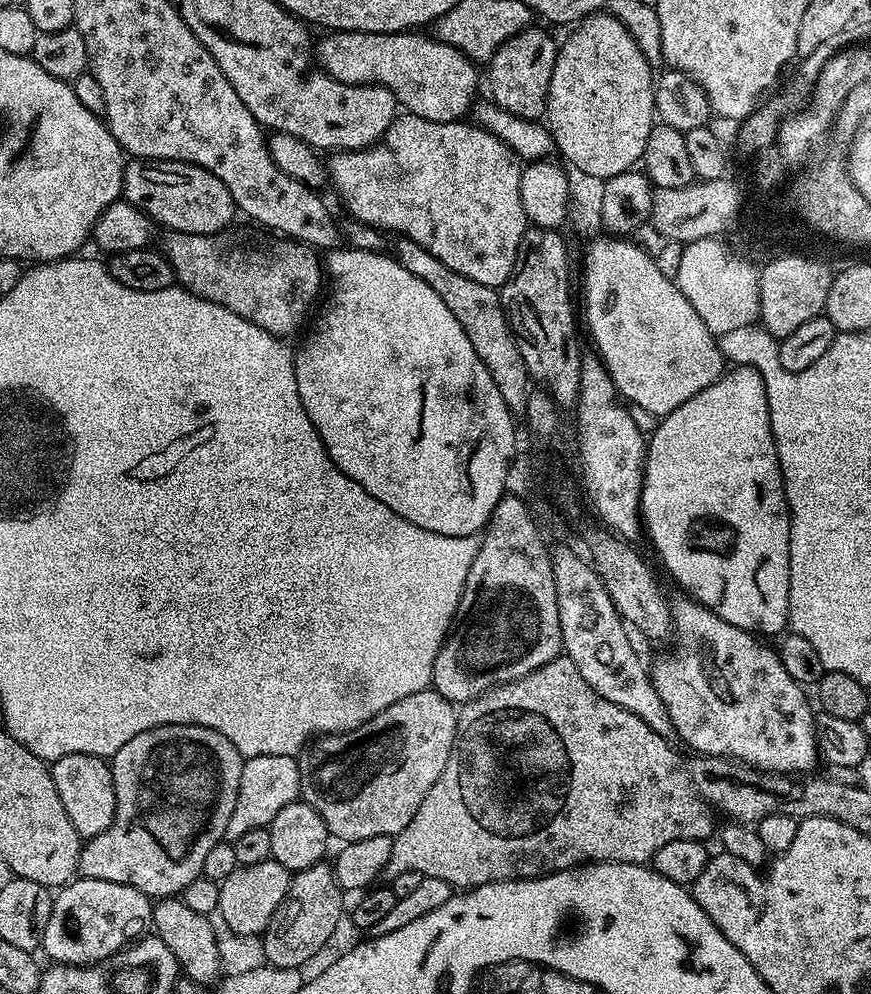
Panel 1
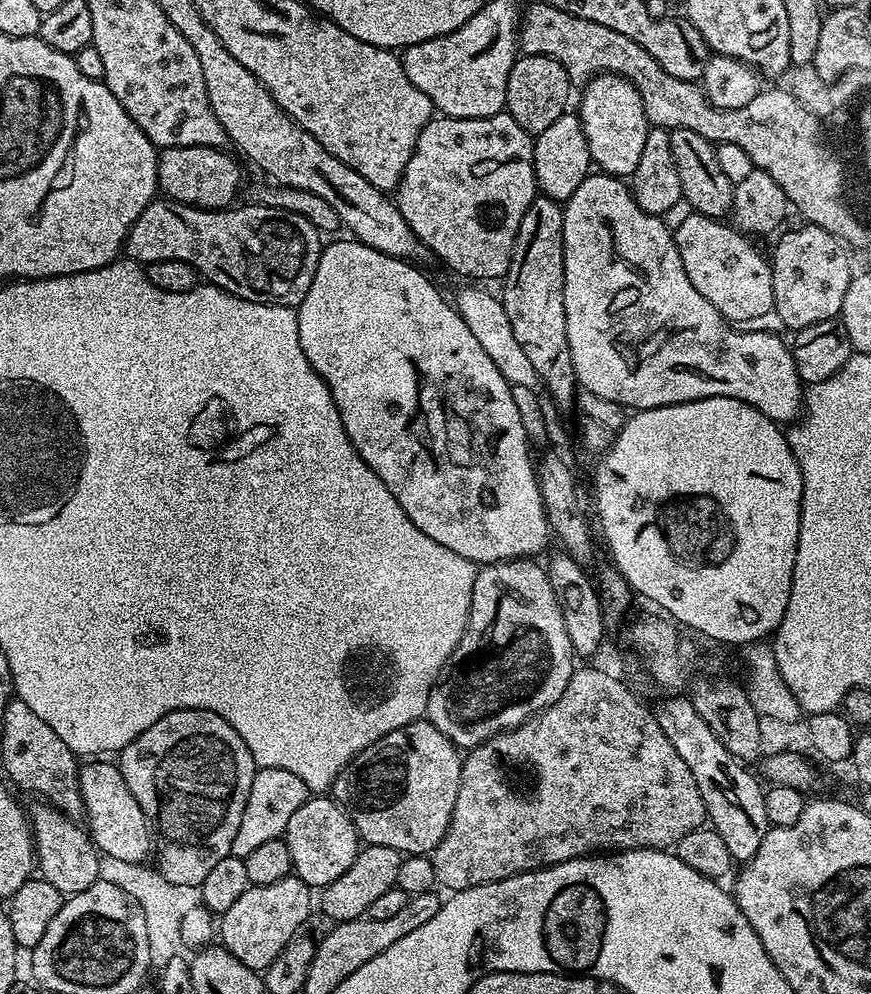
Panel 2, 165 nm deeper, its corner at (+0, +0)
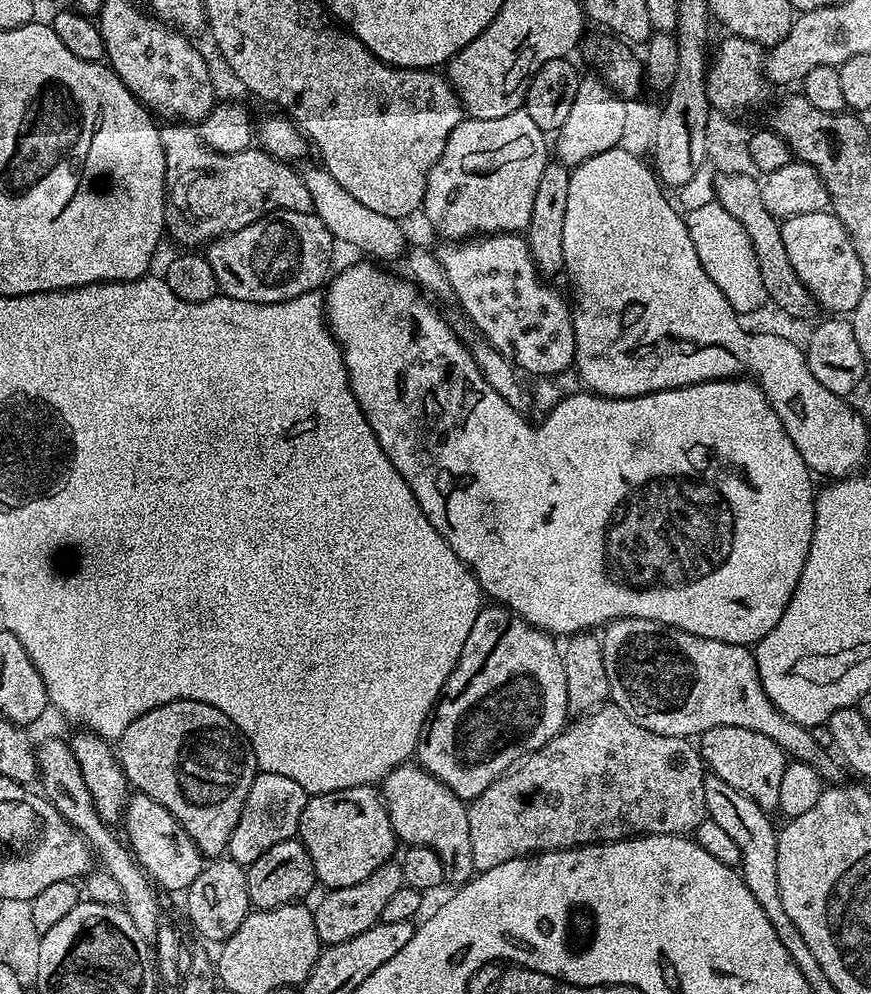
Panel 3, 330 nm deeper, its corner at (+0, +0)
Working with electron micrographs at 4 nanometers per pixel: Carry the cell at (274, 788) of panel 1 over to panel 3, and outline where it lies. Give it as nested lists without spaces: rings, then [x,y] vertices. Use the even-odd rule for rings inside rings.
[[[257,771],[250,794],[246,794],[246,802],[242,806],[242,818],[238,818],[234,834],[230,834],[227,859],[247,866],[262,858],[270,846],[293,839],[299,833],[302,810],[308,798],[309,793],[304,792],[298,782],[286,778],[286,774]]]

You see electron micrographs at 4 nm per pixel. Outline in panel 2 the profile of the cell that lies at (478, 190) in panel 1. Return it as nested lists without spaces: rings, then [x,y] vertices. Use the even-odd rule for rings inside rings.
[[[507,111],[499,112],[496,116],[482,118],[481,120],[456,120],[453,116],[437,115],[418,134],[416,149],[410,158],[410,162],[406,162],[404,177],[400,180],[400,186],[394,193],[394,199],[400,207],[402,218],[406,218],[410,230],[414,230],[414,234],[426,245],[429,253],[433,257],[437,256],[446,267],[453,268],[458,275],[469,276],[472,279],[469,281],[488,282],[484,280],[496,279],[496,281],[499,281],[508,274],[508,267],[512,261],[512,251],[516,245],[518,226],[522,222],[522,214],[526,214],[530,202],[538,194],[536,175],[534,174],[532,142],[533,137],[526,130],[522,130],[522,126],[518,126],[518,122],[514,122],[514,118],[509,116]]]

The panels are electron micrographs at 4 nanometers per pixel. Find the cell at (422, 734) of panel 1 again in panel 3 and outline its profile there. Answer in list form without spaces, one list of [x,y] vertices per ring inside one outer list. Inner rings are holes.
[[[405,762],[384,777],[382,799],[393,826],[404,824],[402,840],[405,845],[426,846],[434,850],[434,854],[442,858],[447,879],[453,880],[453,885],[459,886],[472,879],[476,867],[470,854],[468,804],[454,794],[450,786],[431,776],[419,763]]]

